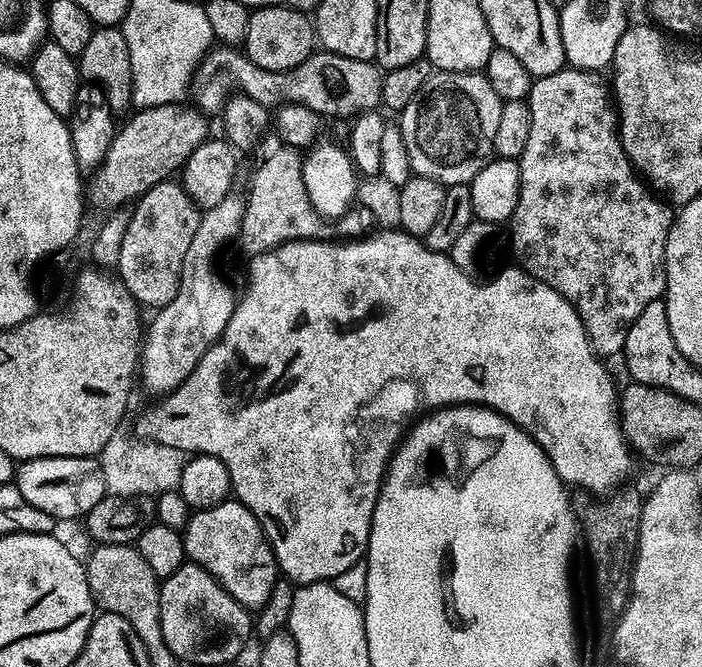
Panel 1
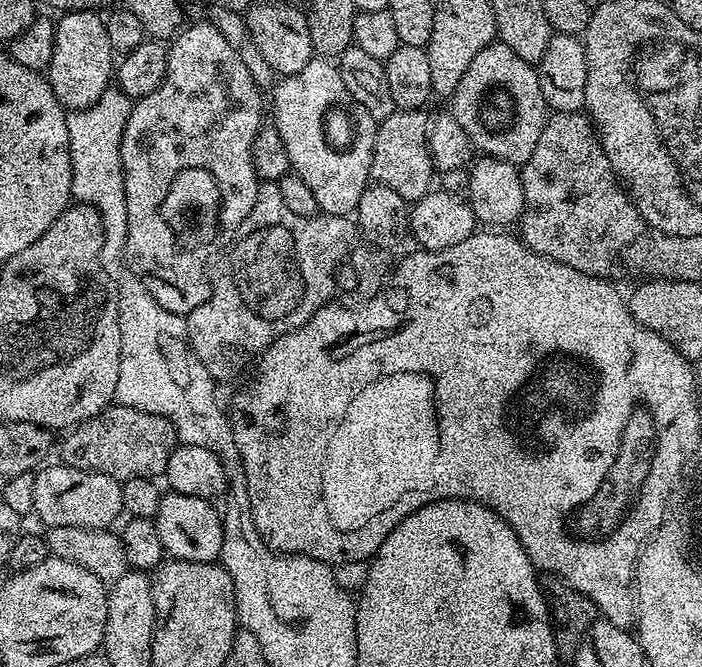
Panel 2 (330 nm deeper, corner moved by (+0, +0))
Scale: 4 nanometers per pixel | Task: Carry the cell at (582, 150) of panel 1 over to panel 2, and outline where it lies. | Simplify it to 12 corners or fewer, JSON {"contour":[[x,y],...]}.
{"contour":[[553,113],[520,168],[540,256],[612,272],[644,219],[583,113]]}

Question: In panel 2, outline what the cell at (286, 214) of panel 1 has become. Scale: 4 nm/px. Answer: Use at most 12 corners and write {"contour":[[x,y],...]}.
{"contour":[[279,183],[210,268],[188,341],[232,380],[333,299],[358,228]]}

